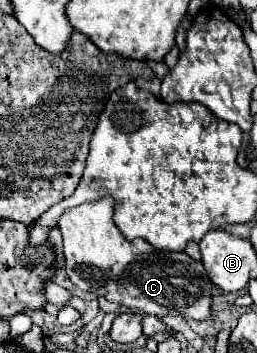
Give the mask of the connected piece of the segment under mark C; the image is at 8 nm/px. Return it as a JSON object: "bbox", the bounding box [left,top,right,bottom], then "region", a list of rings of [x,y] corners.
{"bbox":[59,197,213,321],"region":[[[111,197],[65,209],[59,219],[59,229],[63,235],[65,271],[79,289],[151,315],[181,315],[197,321],[211,315],[213,285],[203,271],[203,263],[193,261],[183,251],[159,251],[145,239],[135,239],[133,243],[123,239],[113,223]]]}

